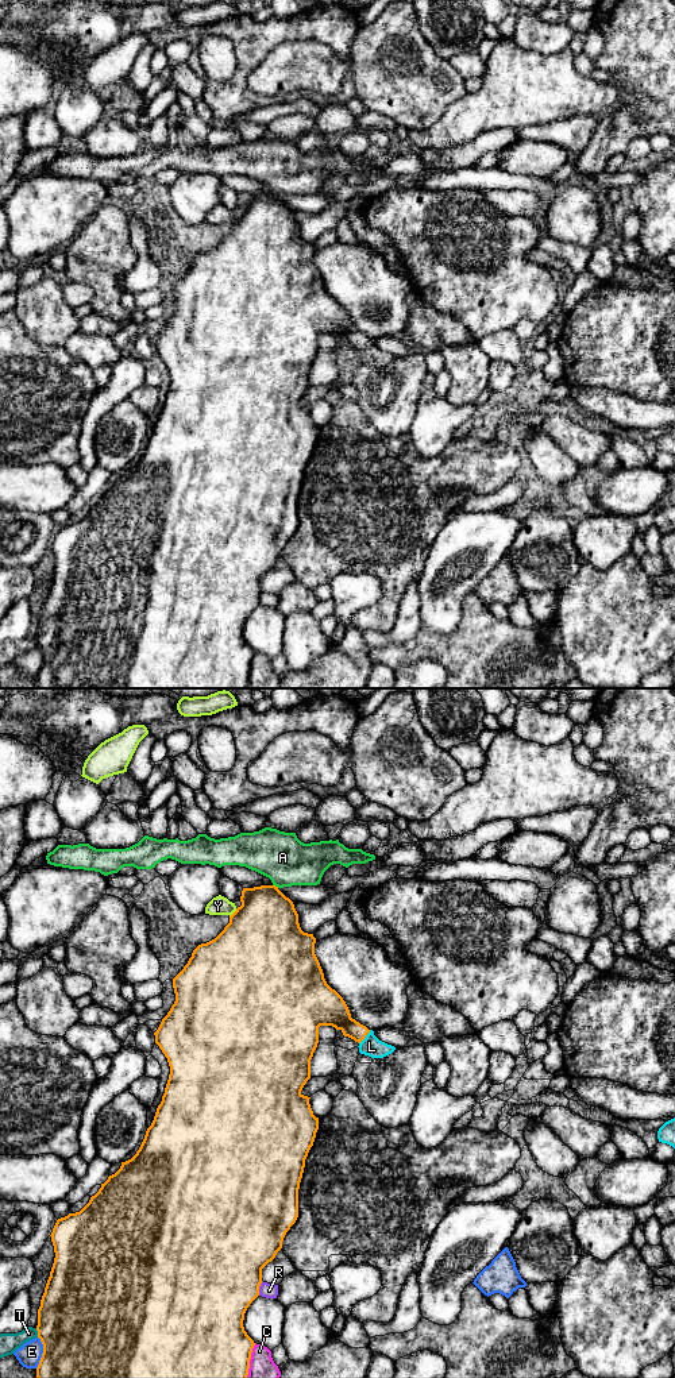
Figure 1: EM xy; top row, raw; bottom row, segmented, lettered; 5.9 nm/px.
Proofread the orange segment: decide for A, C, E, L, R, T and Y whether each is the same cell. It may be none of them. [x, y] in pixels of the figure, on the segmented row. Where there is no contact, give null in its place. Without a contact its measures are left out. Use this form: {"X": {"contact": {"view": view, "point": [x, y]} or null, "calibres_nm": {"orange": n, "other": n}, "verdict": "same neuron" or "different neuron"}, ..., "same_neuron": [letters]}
{"A": {"contact": {"view": "xy", "point": [274, 886]}, "calibres_nm": {"orange": 380, "other": 300}, "verdict": "different neuron"}, "C": {"contact": {"view": "xy", "point": [249, 1361]}, "calibres_nm": {"orange": 420, "other": 140}, "verdict": "different neuron"}, "E": {"contact": {"view": "xy", "point": [43, 1353]}, "calibres_nm": {"orange": 480, "other": 140}, "verdict": "different neuron"}, "L": {"contact": {"view": "xy", "point": [365, 1037]}, "calibres_nm": {"orange": 180, "other": 120}, "verdict": "same neuron"}, "R": {"contact": {"view": "xy", "point": [258, 1288]}, "calibres_nm": {"orange": 500, "other": 90}, "verdict": "different neuron"}, "T": {"contact": {"view": "xy", "point": [38, 1332]}, "calibres_nm": {"orange": 500, "other": 110}, "verdict": "different neuron"}, "Y": {"contact": {"view": "xy", "point": [234, 913]}, "calibres_nm": {"orange": 480, "other": 110}, "verdict": "different neuron"}, "same_neuron": ["L"]}

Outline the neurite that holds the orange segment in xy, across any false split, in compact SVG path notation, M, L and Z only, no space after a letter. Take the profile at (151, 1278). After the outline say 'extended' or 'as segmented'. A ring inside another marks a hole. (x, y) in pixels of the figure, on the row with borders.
M275 885L243 888L242 906L230 916L230 923L212 941L198 945L184 969L173 979L176 1001L154 1032L170 1066L169 1080L136 1154L122 1162L120 1169L101 1184L99 1192L76 1213L57 1220L51 1242L54 1263L38 1309L38 1338L43 1354L36 1378L247 1378L255 1346L243 1327L244 1313L259 1296L262 1269L282 1248L286 1232L298 1217L298 1189L305 1159L319 1130L308 1096L301 1093L310 1078L310 1059L319 1043L319 1027L332 1026L359 1043L359 1053L383 1058L396 1047L379 1041L373 1030L351 1018L343 997L332 989L315 954L316 938L304 933L293 902Z; extended

